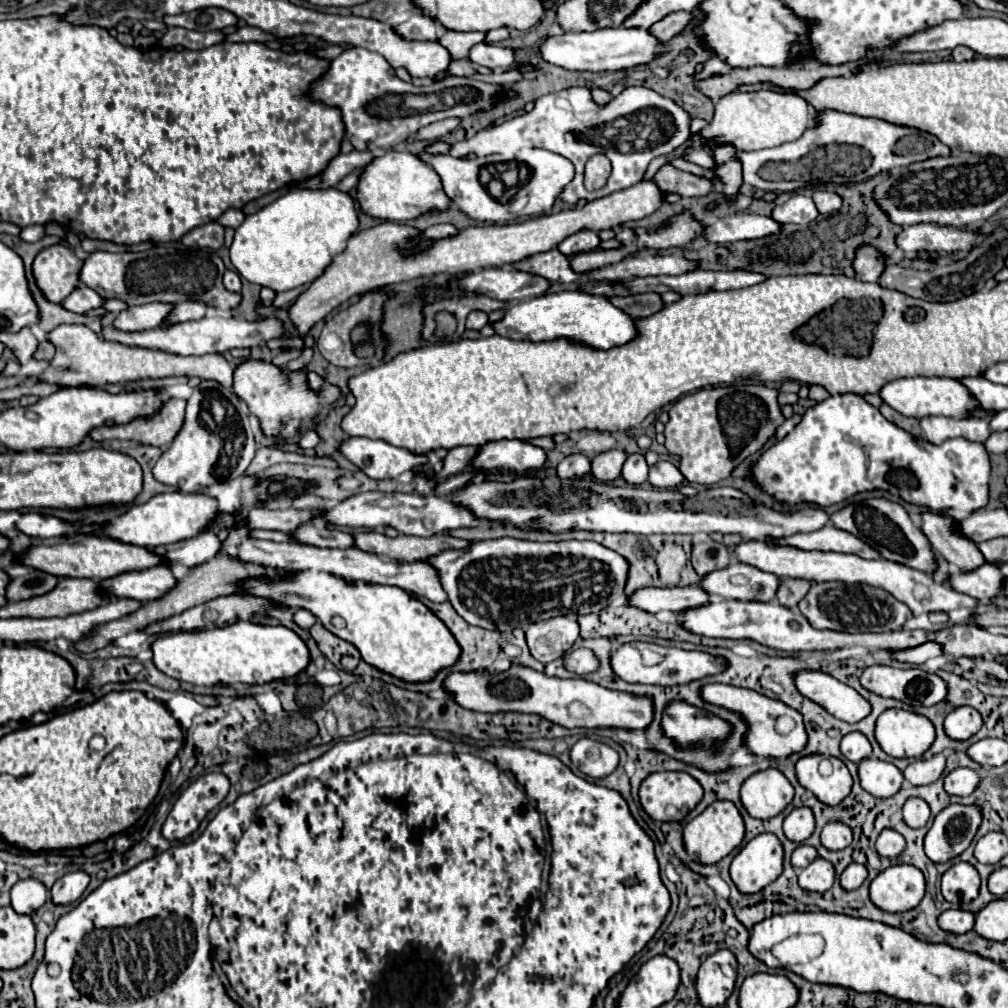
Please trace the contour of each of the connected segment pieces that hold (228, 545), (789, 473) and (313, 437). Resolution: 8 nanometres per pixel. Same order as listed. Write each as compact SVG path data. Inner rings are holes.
M245 474L241 476L241 492L243 492L243 502L241 508L235 512L235 528L229 528L229 536L223 540L223 548L219 550L219 556L215 556L215 560L209 560L207 564L199 564L195 568L191 568L187 572L187 576L183 580L177 582L177 586L167 592L163 598L155 600L155 602L145 602L137 612L123 616L119 620L107 622L105 626L97 628L89 638L81 640L75 644L75 648L79 652L95 652L99 648L109 646L111 642L115 642L117 638L129 634L129 632L137 632L147 628L147 624L155 624L155 620L167 620L171 616L177 616L179 612L185 612L193 606L205 604L207 600L219 598L219 596L229 596L229 594L239 594L239 584L243 584L243 580L247 580L247 576L289 576L287 570L277 570L277 568L267 568L267 566L259 566L259 564L243 564L241 560L235 560L235 556L231 556L231 548L239 548L239 544L243 544L245 540L249 540L249 528L247 524L243 524L243 512L247 512L247 508L255 508L261 504L259 496L265 494L265 486L267 480L259 480L257 474Z
M843 394L811 406L801 424L759 458L753 466L753 480L779 502L805 500L825 508L863 490L889 490L929 510L953 510L955 516L969 516L989 502L989 456L983 444L965 438L951 438L939 446L917 440L883 418L879 408L867 404L865 398ZM887 468L911 468L919 476L919 488L909 470L887 474Z
M307 430L299 438L299 446L301 448L315 448L319 442L321 442L321 438L319 438L319 434L315 430Z

